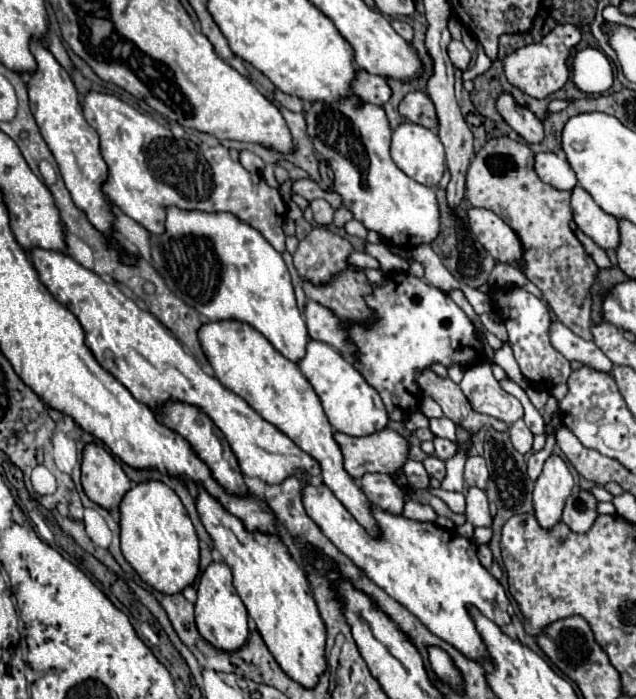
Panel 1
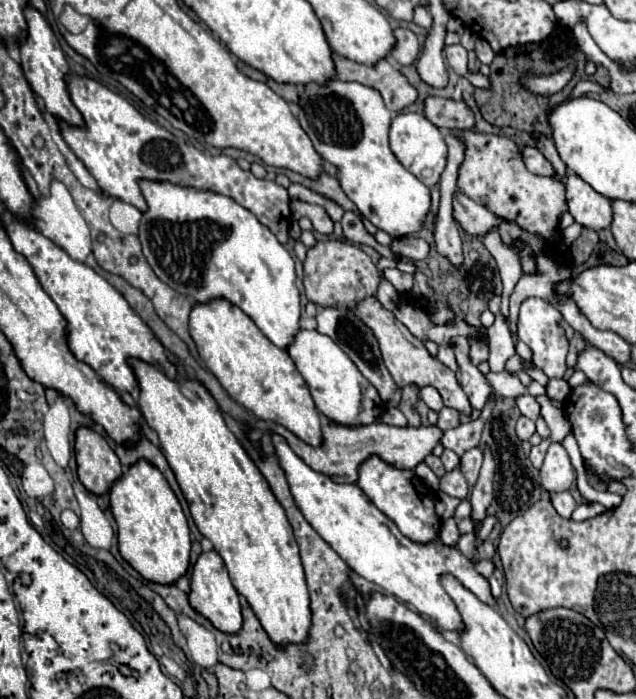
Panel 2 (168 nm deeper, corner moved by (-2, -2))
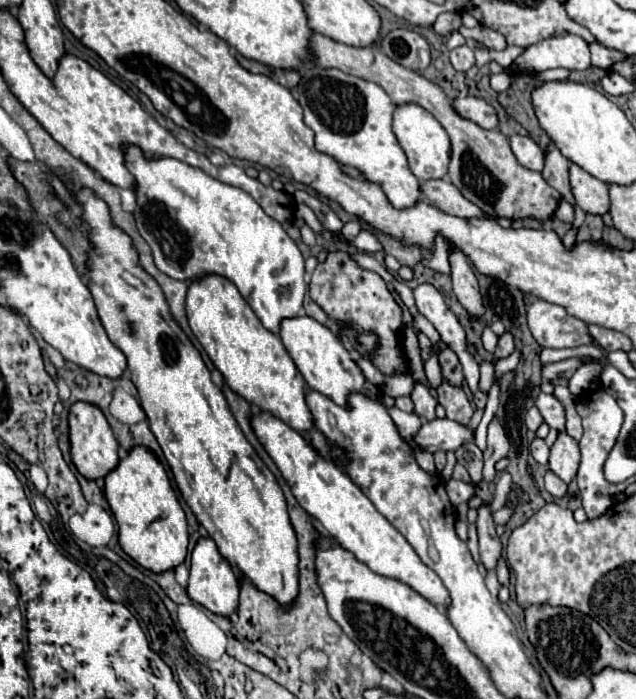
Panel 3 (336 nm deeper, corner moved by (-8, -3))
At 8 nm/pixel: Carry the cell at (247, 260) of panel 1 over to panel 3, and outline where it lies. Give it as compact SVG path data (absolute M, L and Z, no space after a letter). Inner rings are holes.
M126 147L126 167L136 177L136 227L150 245L156 267L178 281L198 281L206 275L222 275L230 279L262 325L278 333L282 319L298 317L308 290L305 281L305 259L278 221L268 217L262 207L242 189L220 183L204 171L190 167L178 159L144 159L138 147Z

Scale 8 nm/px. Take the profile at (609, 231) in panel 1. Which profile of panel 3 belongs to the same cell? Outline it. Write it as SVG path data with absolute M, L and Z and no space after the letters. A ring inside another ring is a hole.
M570 167L570 185L576 205L590 215L606 215L610 211L608 185L586 173L582 167Z

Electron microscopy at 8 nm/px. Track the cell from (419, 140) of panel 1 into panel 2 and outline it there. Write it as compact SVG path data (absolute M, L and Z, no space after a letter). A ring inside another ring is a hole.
M418 112L396 114L390 126L390 148L398 158L398 162L426 186L434 186L446 168L448 148L446 148L444 136L440 128L436 128L424 114L418 114Z

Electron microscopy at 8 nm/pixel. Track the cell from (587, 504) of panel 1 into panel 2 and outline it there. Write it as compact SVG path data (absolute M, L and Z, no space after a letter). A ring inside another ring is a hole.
M550 492L550 500L552 500L552 506L556 508L556 512L562 518L570 518L572 510L576 508L576 502L570 496L570 492Z

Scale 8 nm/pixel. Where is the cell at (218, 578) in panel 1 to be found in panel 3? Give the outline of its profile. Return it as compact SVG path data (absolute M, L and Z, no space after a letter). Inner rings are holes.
M200 539L192 551L188 595L192 601L200 603L202 607L210 609L212 613L228 617L228 619L230 619L230 615L234 615L238 611L238 595L240 595L238 577L234 575L228 561L220 555L220 551L212 539Z

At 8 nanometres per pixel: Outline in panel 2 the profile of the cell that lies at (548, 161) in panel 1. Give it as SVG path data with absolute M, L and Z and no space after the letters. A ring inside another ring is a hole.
M524 146L524 148L522 148L522 160L524 160L526 168L528 168L532 174L538 174L538 176L554 176L552 164L542 156L542 152L540 152L538 148Z

